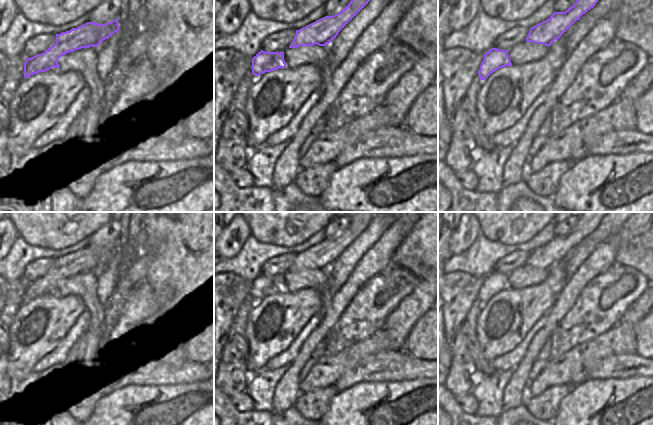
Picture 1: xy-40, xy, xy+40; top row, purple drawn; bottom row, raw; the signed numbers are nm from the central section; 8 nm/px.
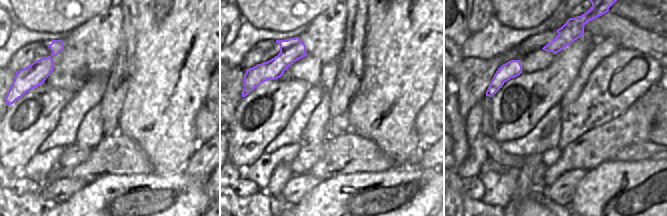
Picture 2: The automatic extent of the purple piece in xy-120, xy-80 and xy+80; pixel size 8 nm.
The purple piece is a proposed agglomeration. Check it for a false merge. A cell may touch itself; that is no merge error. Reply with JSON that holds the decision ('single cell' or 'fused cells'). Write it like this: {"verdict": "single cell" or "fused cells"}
{"verdict": "fused cells"}

